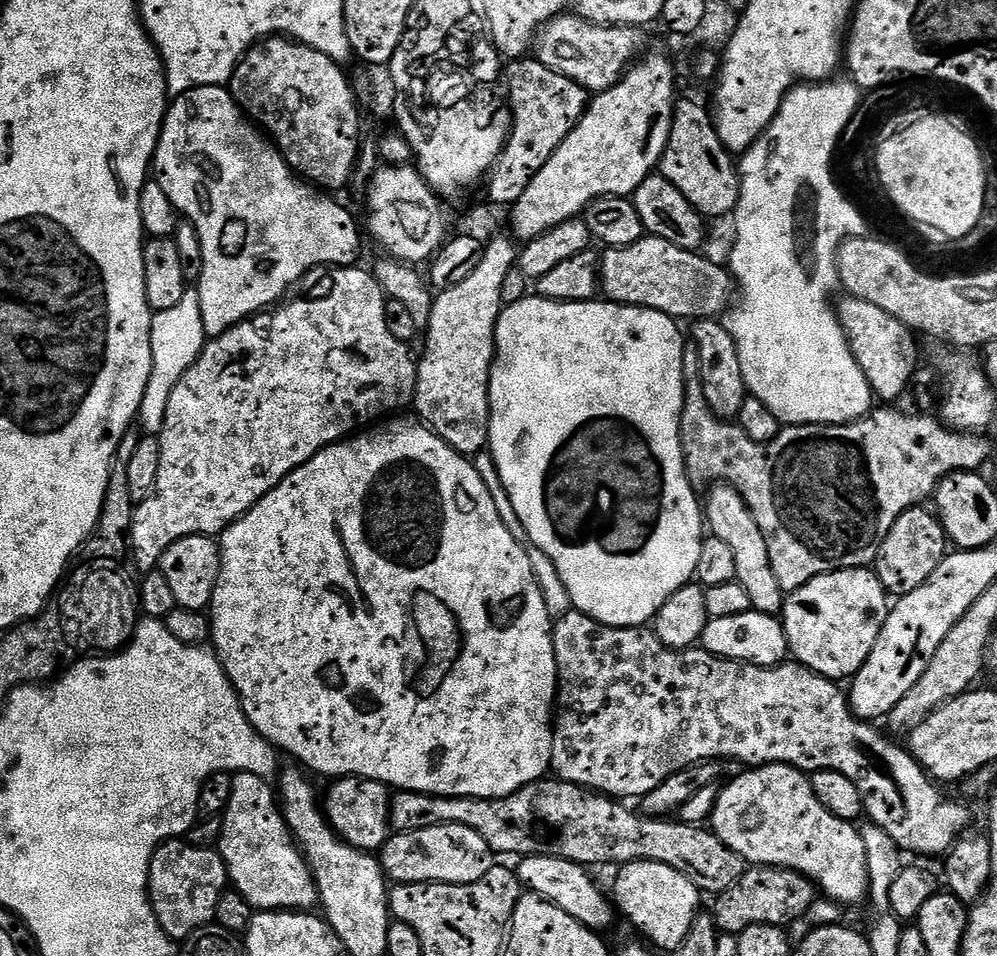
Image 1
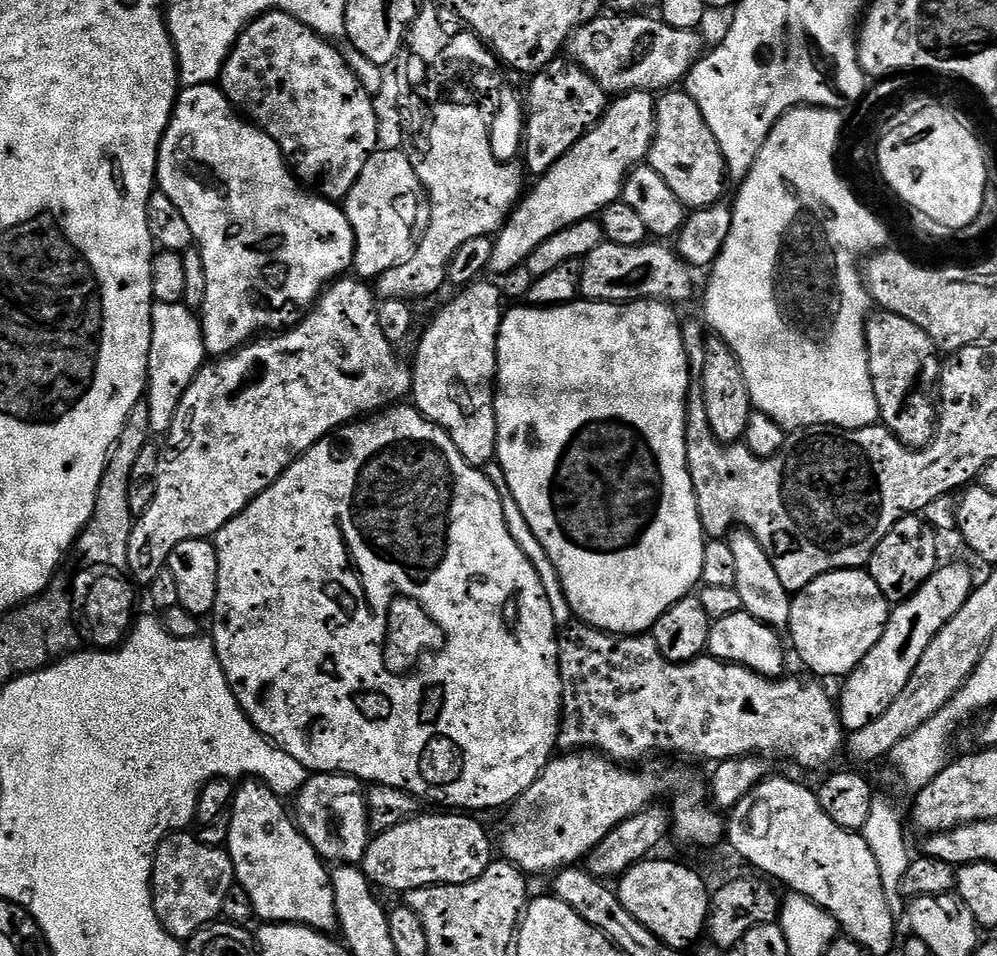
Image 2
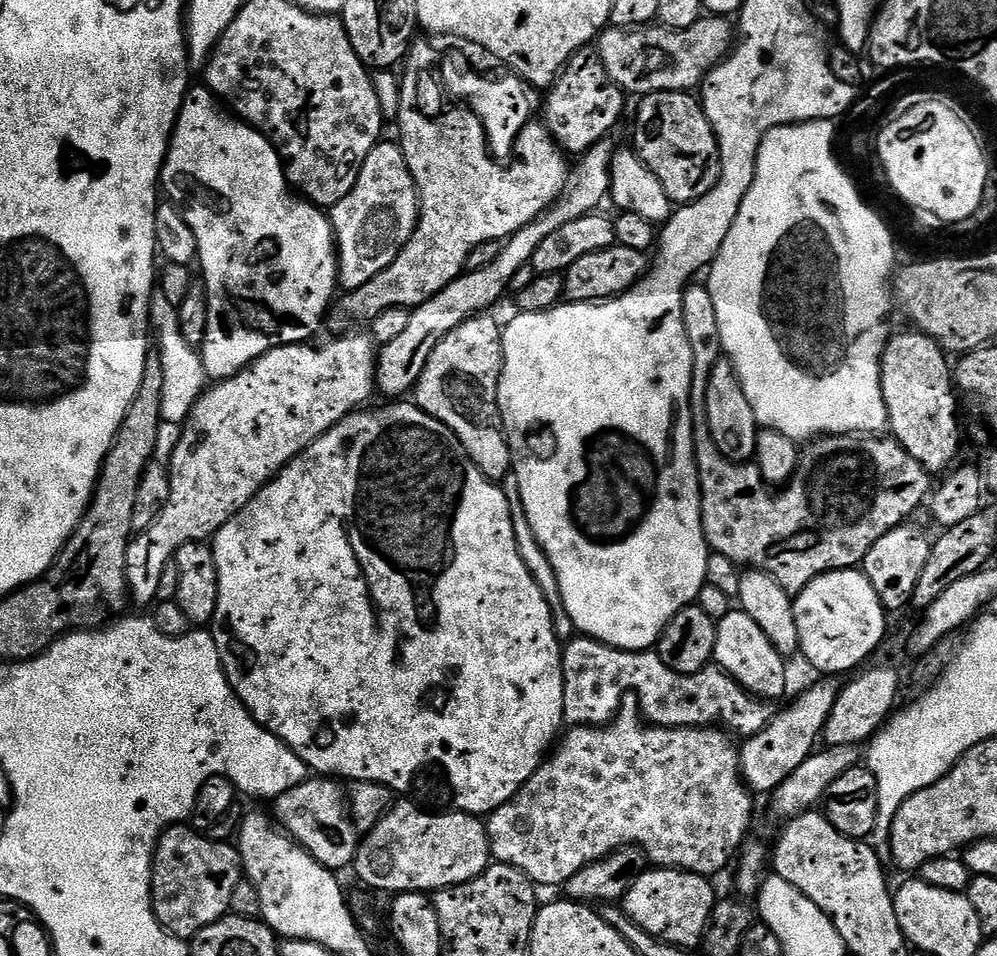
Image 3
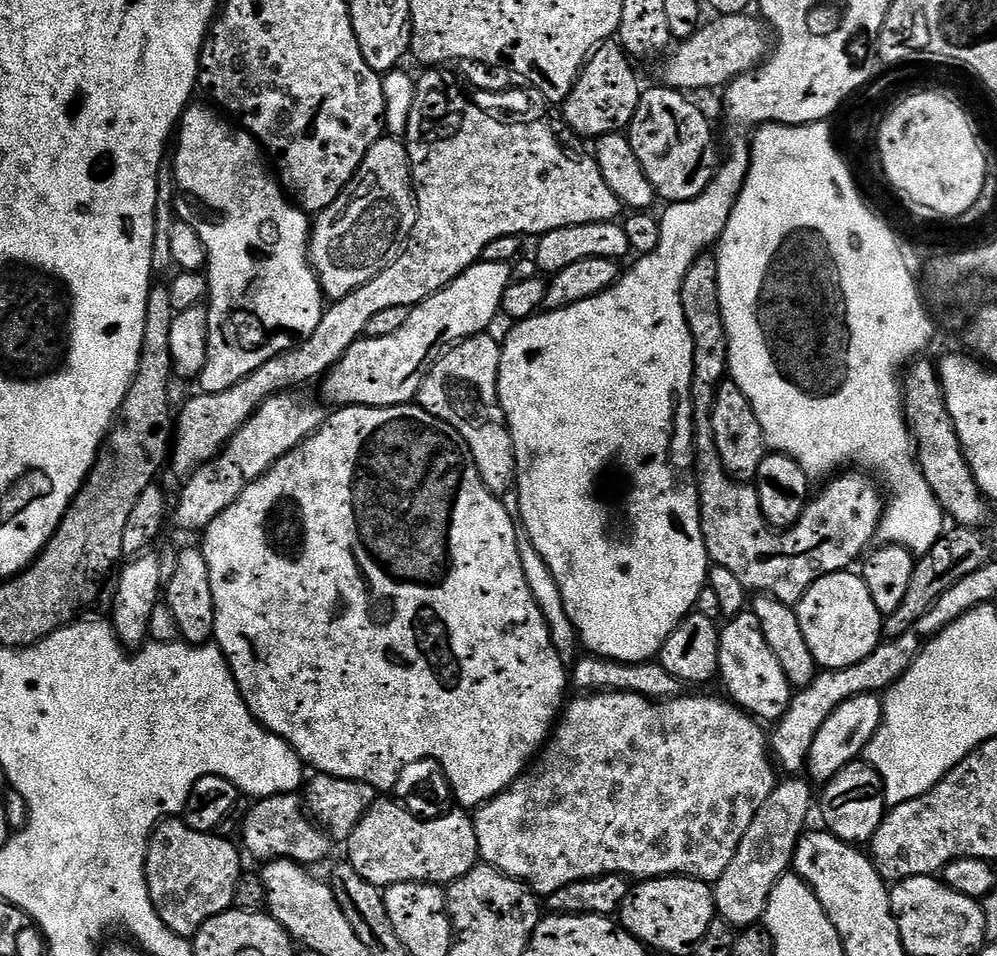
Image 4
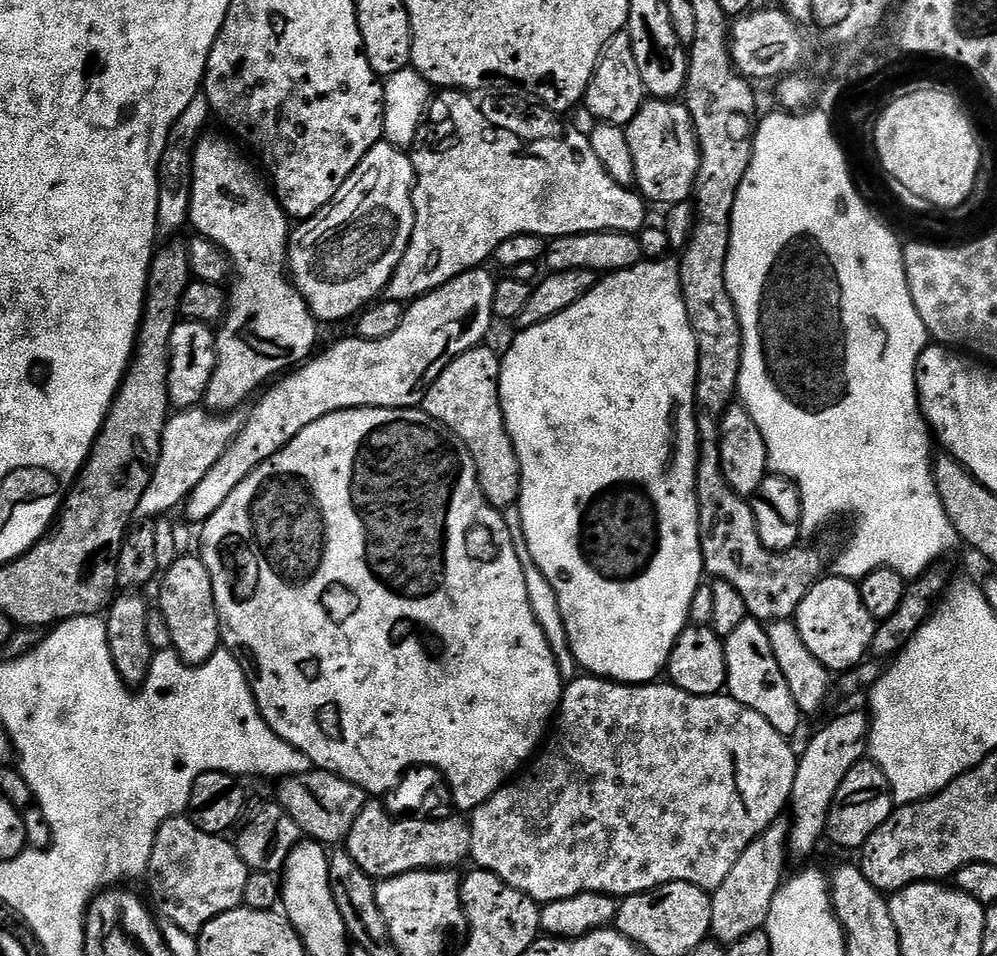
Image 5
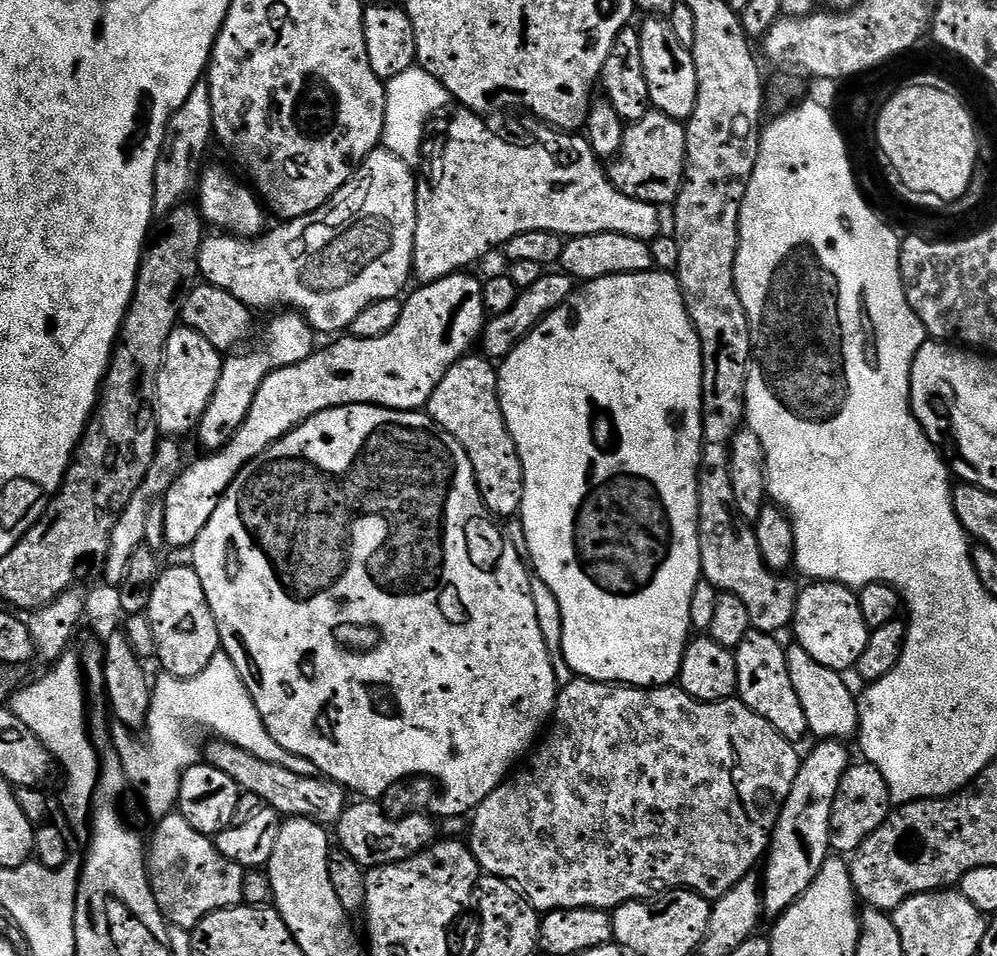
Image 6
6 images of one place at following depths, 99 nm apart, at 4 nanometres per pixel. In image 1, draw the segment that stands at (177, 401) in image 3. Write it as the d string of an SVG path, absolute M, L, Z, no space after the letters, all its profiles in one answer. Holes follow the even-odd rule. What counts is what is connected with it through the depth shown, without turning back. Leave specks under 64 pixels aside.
M189 290L171 310L162 310L152 318L152 369L150 382L146 382L146 394L142 394L138 424L149 436L159 436L166 422L166 406L170 402L170 394L174 394L174 386L182 382L184 375L194 366L194 362L202 354L206 343L204 323L202 322L202 306L200 297Z

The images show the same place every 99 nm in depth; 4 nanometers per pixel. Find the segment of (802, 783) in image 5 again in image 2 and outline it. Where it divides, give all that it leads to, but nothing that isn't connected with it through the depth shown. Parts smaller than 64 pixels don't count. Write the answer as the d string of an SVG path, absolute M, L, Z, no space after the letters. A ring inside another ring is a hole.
M948 564L945 568L943 565L937 567L936 571L932 573L932 577L911 598L903 600L901 604L895 605L891 609L882 638L878 638L878 642L872 647L870 654L866 654L866 658L862 658L862 662L858 662L856 669L843 681L844 689L841 690L840 696L838 692L840 723L844 725L845 733L862 730L862 726L870 726L870 722L874 722L874 718L882 718L882 714L889 708L890 702L894 702L894 698L898 698L898 694L902 694L906 681L910 679L910 674L914 674L914 666L918 666L922 654L926 654L926 646L930 646L930 642L934 642L938 630L942 630L942 626L946 622L950 622L950 618L954 618L954 614L958 614L958 610L962 610L966 598L970 598L973 587L972 572L966 565Z

